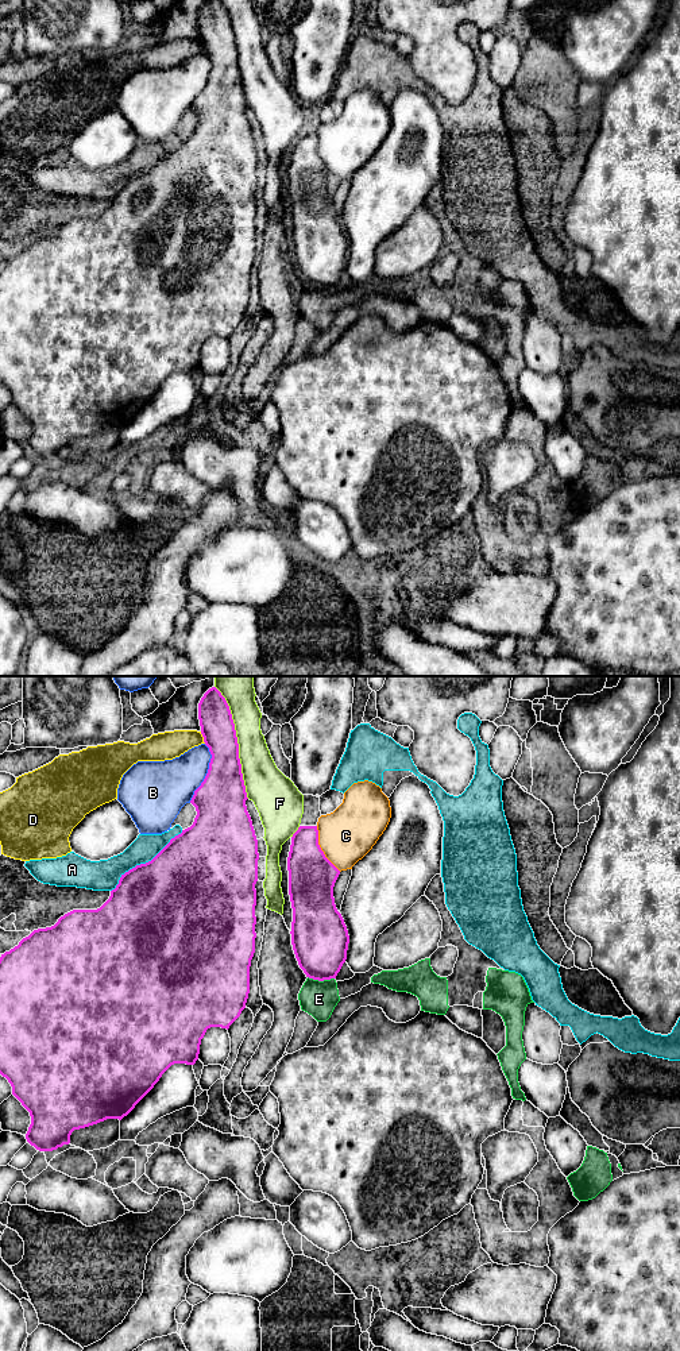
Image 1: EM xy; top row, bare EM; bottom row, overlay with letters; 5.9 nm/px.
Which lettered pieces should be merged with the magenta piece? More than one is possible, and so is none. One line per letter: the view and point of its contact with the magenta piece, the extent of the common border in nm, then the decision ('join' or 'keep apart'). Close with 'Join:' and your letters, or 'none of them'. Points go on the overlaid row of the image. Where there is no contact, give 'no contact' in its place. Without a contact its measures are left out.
A: xy (146, 863) | 550 nm | keep apart
B: xy (207, 774) | 360 nm | keep apart
C: xy (320, 849) | 300 nm | keep apart
D: xy (203, 736) | 80 nm | keep apart
E: xy (321, 980) | 160 nm | keep apart
F: xy (236, 742) | 700 nm | keep apart
Join: none of them

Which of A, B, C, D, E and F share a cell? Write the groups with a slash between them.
A / B / C / D / E / F

